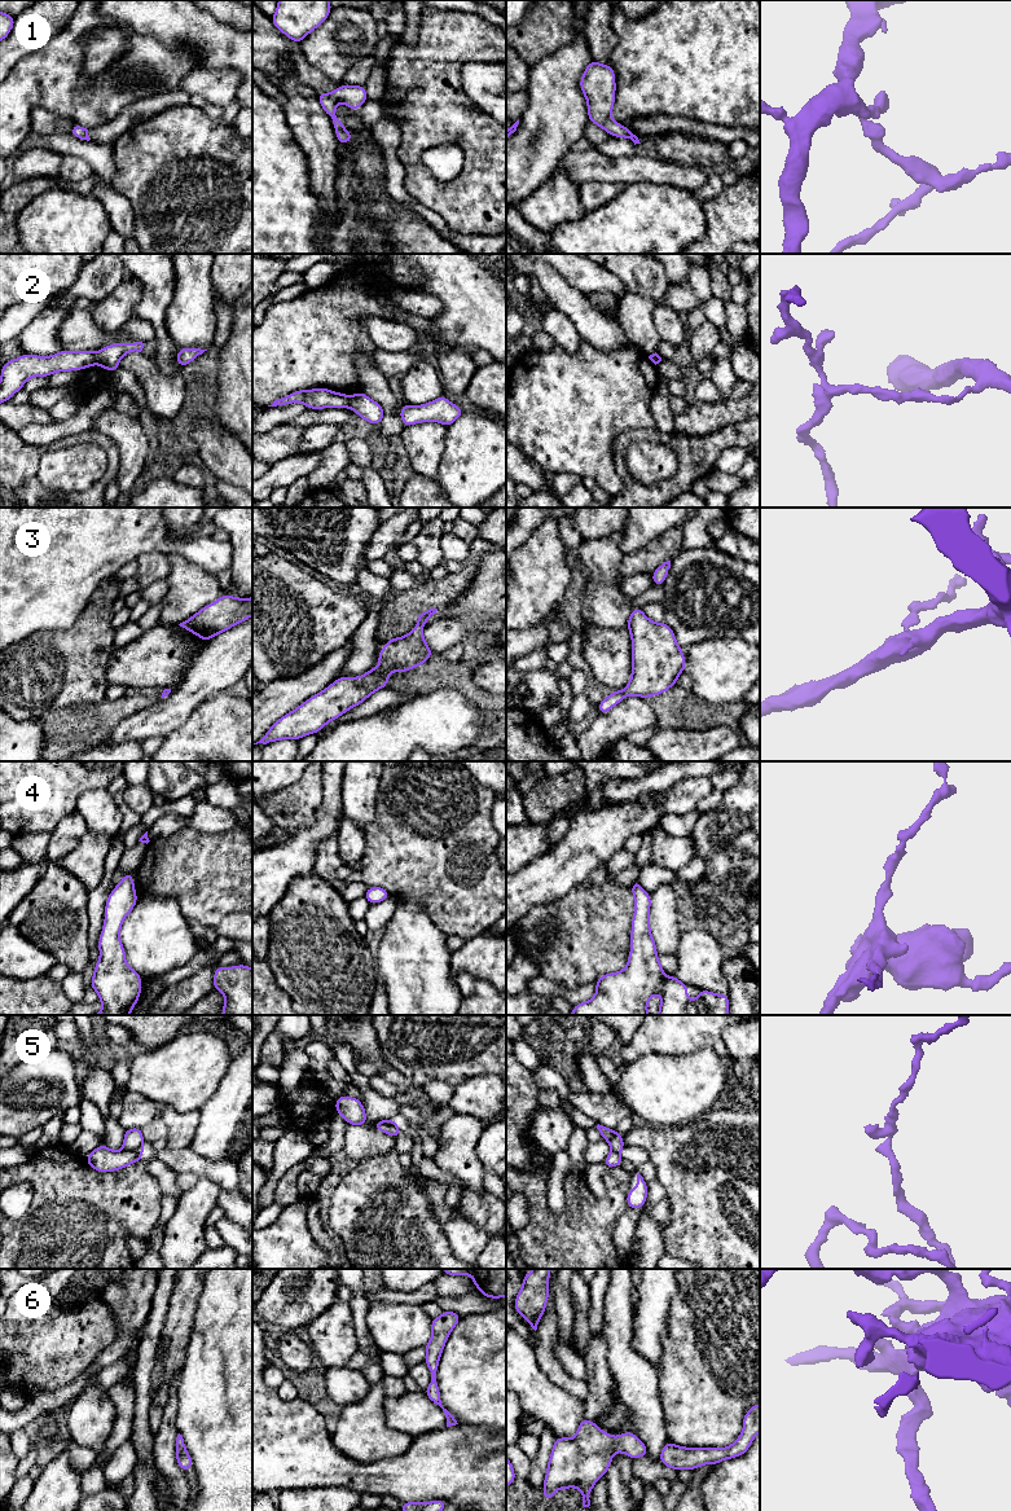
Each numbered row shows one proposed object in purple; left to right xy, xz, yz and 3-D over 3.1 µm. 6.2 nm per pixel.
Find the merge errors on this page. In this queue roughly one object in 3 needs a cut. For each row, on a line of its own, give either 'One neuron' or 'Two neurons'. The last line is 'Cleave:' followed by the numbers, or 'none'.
1: One neuron
2: Two neurons
3: One neuron
4: One neuron
5: Two neurons
6: One neuron
Cleave: 2, 5

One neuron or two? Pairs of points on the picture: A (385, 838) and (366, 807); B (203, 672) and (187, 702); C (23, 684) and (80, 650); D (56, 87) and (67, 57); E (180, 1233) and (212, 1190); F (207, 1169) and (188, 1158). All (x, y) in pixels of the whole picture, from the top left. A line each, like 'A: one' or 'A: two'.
A: two
B: one
C: one
D: one
E: one
F: one

